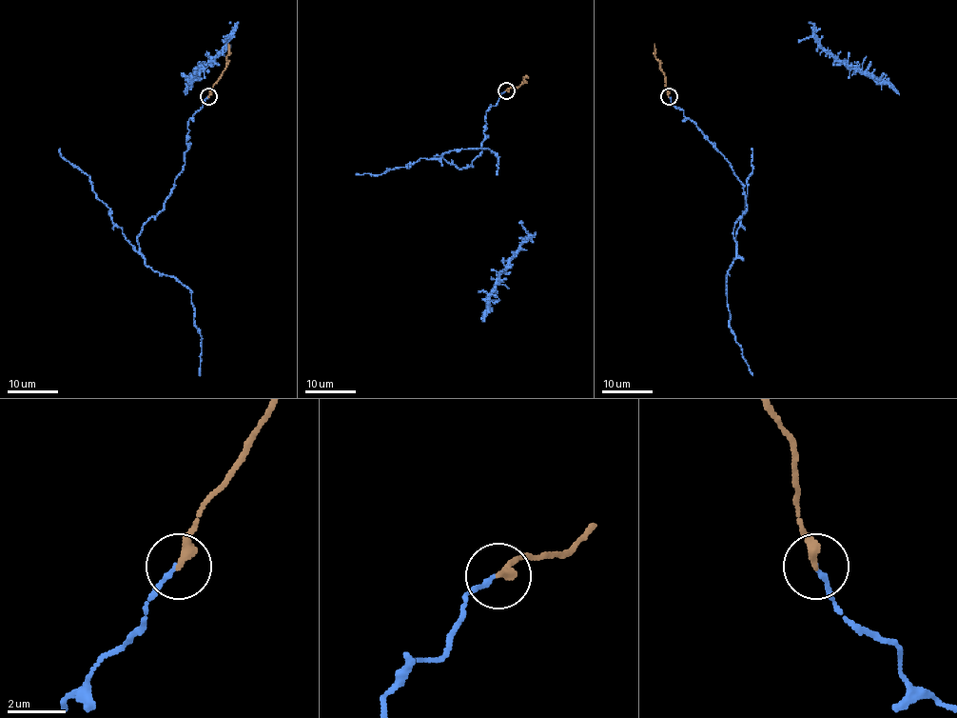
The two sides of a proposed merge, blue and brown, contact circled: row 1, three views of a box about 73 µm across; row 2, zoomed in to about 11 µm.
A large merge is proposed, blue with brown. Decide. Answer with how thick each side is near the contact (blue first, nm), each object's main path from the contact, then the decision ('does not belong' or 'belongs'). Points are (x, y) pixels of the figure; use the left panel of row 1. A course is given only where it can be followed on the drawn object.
150/320 nm | blue via (207, 96), (188, 120), (185, 164), (162, 209), (138, 237), (146, 266), (188, 289), (202, 336), (199, 375) | brown via (209, 96), (225, 67), (228, 44) | belongs

